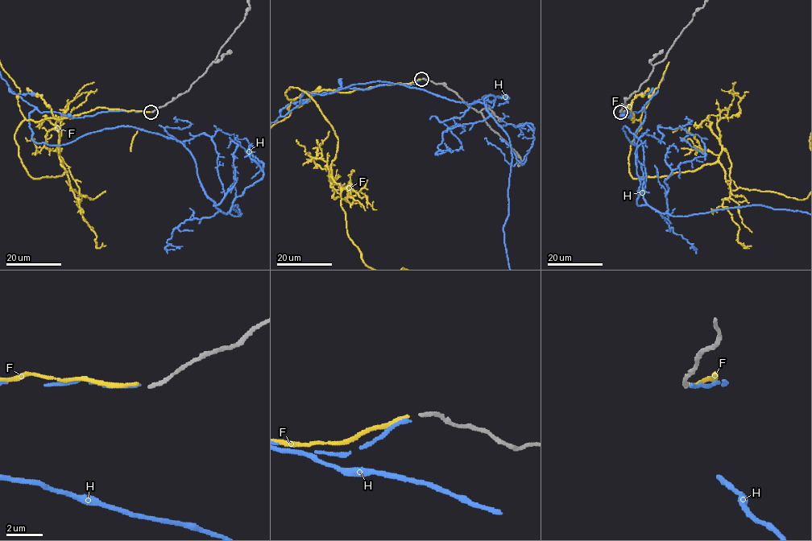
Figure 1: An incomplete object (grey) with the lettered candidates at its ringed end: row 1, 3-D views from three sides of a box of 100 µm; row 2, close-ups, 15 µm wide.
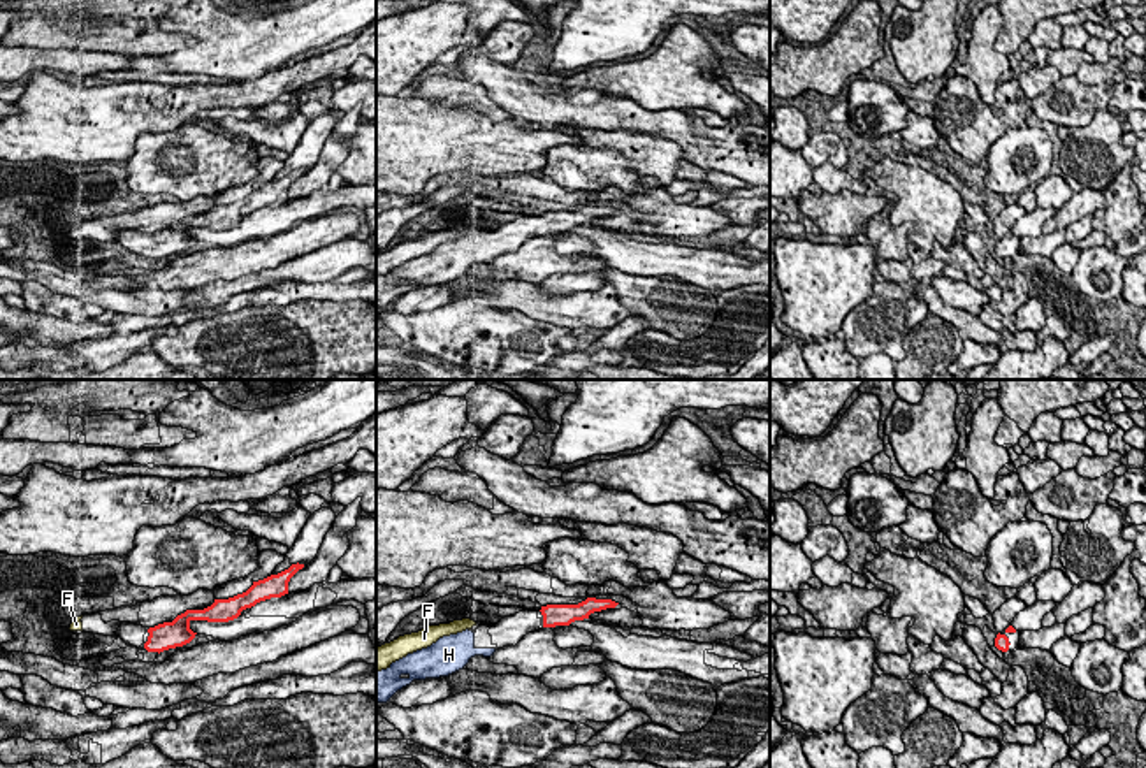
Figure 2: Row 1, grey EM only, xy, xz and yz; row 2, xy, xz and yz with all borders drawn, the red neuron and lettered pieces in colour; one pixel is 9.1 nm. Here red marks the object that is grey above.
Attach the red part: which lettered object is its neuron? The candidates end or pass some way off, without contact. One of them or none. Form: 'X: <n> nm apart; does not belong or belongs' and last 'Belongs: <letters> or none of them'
F: 600 nm apart; does not belong
H: 500 nm apart; belongs
Belongs: H

